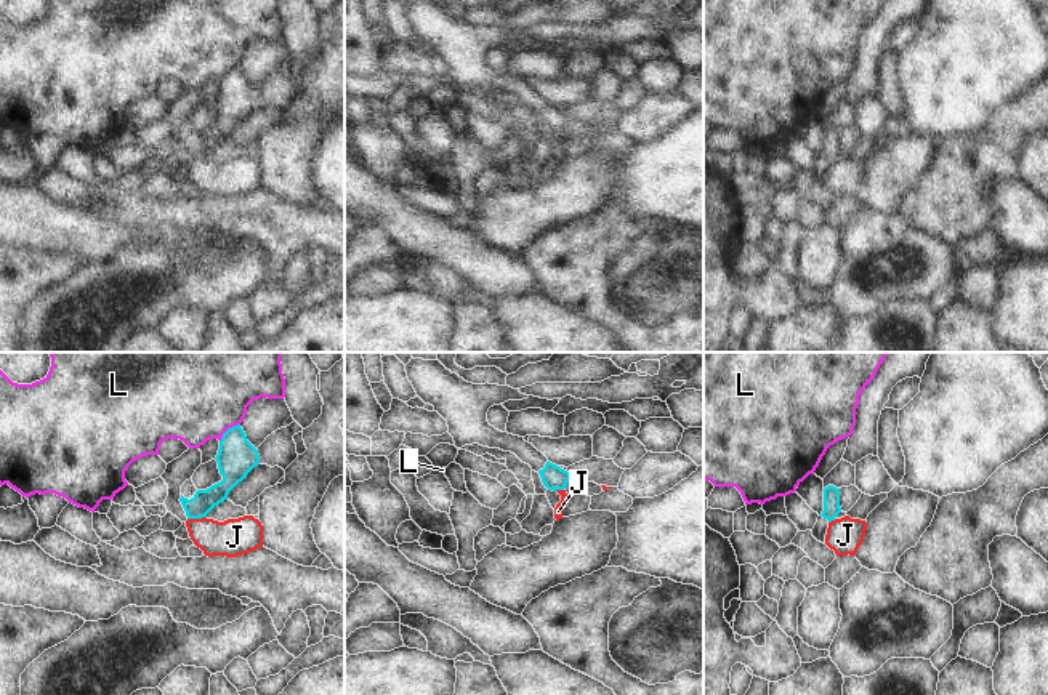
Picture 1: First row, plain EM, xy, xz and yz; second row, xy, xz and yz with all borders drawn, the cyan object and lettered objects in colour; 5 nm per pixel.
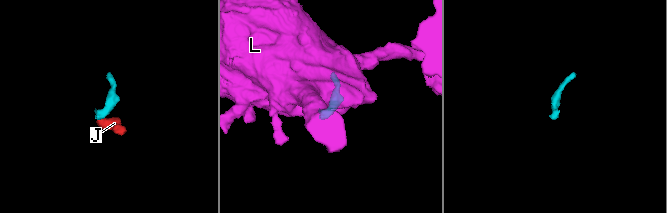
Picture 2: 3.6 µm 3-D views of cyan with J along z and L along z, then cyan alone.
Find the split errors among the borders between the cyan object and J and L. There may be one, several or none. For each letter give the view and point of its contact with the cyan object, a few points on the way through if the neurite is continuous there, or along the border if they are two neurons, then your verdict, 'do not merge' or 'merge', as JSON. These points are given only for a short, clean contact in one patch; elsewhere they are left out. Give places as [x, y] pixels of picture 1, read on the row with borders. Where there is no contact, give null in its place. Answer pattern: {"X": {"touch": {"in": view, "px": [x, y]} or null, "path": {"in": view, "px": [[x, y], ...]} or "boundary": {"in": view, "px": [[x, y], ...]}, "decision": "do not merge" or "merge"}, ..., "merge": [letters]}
{"J": {"touch": {"in": "xy", "px": [196, 518]}, "boundary": {"in": "xy", "px": [[205, 516], [188, 519]]}, "decision": "do not merge"}, "L": {"touch": {"in": "xy", "px": [228, 429]}, "decision": "do not merge"}, "merge": []}

